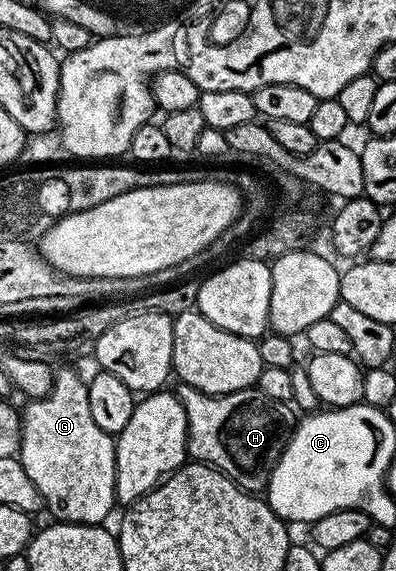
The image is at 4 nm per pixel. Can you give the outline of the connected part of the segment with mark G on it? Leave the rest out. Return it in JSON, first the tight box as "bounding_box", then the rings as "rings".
{"bounding_box":[17,369,117,525],"rings":[[[63,369],[54,374],[51,390],[49,395],[38,399],[31,399],[26,402],[23,413],[21,409],[21,428],[19,433],[19,450],[17,456],[21,464],[25,467],[29,479],[33,479],[33,483],[37,483],[37,491],[41,491],[43,496],[43,503],[46,512],[51,512],[52,518],[58,519],[63,523],[70,523],[73,525],[103,525],[106,522],[106,517],[110,515],[111,508],[116,508],[117,502],[115,499],[115,437],[110,433],[101,431],[101,427],[97,427],[97,423],[93,423],[93,415],[89,412],[89,391],[87,390],[87,381],[84,378],[79,378],[77,374],[71,369]]]}

